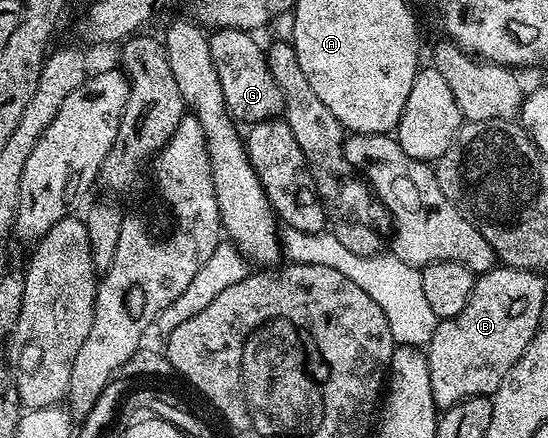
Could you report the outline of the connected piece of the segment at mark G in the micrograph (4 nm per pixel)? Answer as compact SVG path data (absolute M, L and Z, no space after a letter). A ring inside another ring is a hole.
M216 29L209 37L209 55L213 55L213 67L217 67L217 79L221 79L221 95L225 95L227 112L239 123L269 121L283 113L281 90L266 66L264 46L251 37L245 29Z

